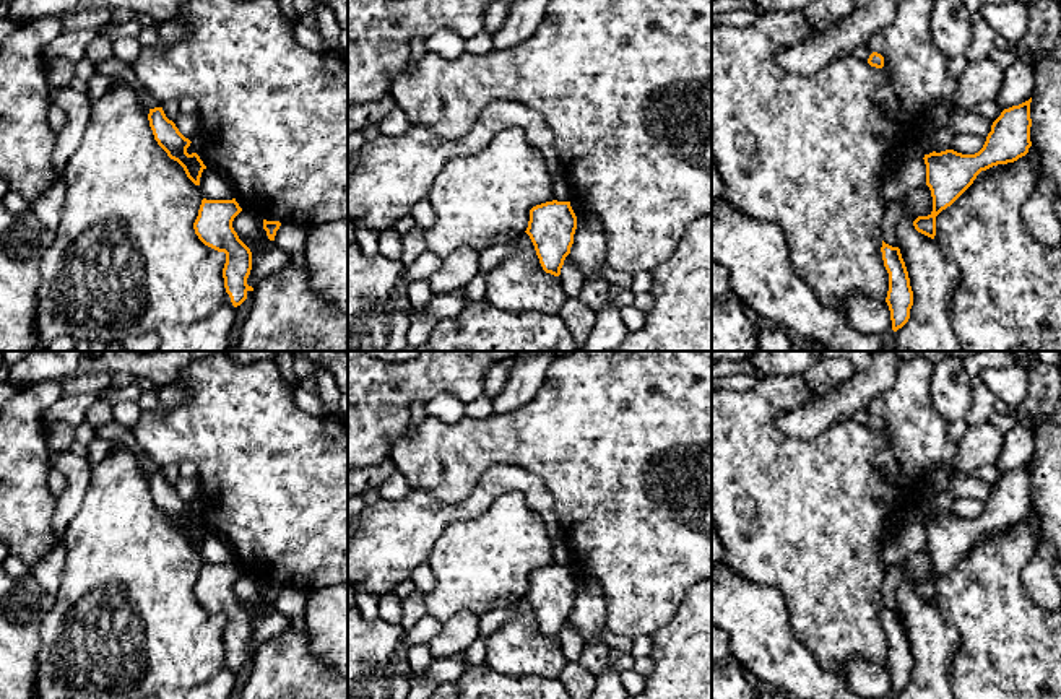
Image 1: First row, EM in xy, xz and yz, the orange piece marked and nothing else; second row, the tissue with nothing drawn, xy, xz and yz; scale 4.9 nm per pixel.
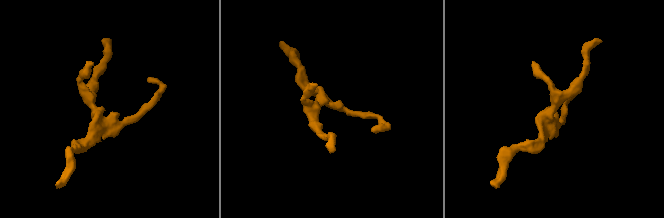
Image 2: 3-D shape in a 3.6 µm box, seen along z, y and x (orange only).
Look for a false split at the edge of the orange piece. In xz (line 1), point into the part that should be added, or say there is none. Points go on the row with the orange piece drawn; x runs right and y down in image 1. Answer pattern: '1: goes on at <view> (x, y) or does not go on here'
1: does not go on here

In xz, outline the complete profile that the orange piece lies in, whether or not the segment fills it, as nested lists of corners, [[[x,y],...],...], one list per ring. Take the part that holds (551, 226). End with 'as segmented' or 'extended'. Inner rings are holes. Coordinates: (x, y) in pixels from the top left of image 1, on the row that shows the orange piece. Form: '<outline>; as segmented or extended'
[[[546,202],[530,210],[526,234],[530,236],[539,263],[546,273],[561,275],[565,257],[570,254],[577,216],[570,202]]]; as segmented

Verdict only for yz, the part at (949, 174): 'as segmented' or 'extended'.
as segmented

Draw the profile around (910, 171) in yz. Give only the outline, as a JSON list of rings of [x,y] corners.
[[[900,156],[895,172],[882,184],[886,210],[903,198],[910,187],[926,185],[926,164],[923,158]]]

